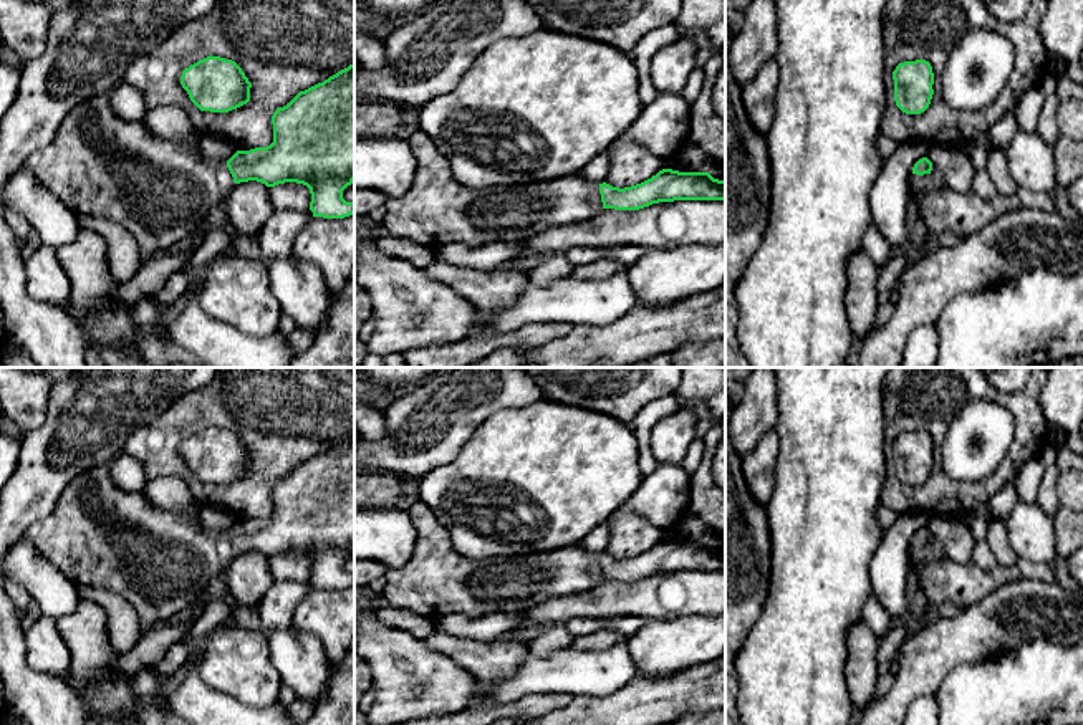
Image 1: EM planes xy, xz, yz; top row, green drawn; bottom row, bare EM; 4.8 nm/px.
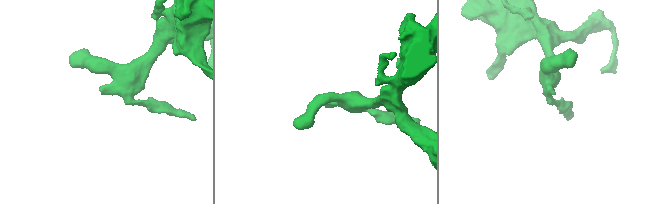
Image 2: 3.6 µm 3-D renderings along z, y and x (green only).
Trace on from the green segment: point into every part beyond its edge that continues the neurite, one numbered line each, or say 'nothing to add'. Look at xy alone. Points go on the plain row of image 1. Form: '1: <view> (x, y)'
1: xy (100, 535)

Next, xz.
1: xz (438, 580)

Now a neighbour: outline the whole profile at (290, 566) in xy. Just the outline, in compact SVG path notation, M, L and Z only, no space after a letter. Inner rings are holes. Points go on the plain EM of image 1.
M285 553L268 559L275 581L308 581L311 573L310 559L303 555Z

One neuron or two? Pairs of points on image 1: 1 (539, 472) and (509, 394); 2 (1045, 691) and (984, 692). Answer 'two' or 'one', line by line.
1: two
2: one

